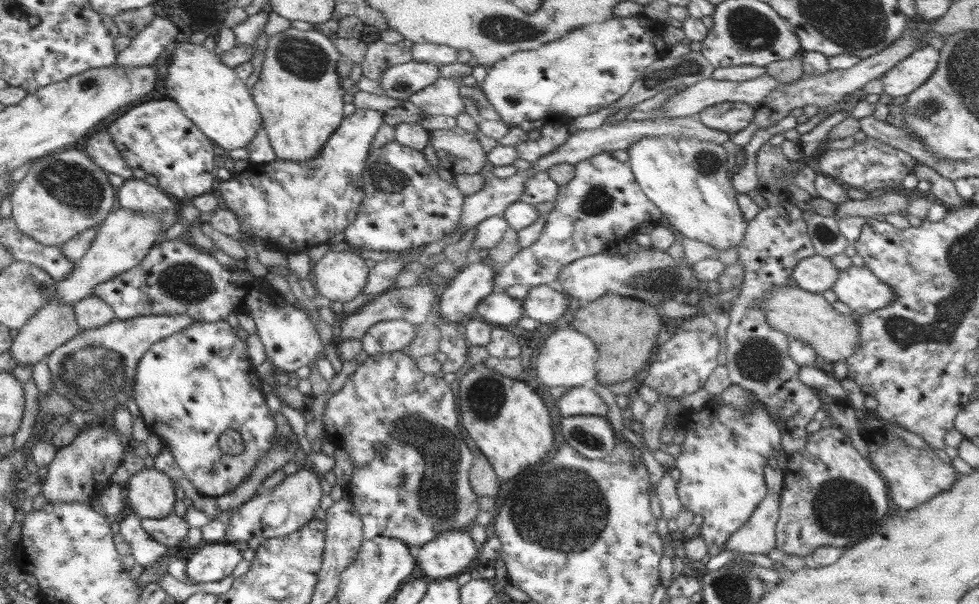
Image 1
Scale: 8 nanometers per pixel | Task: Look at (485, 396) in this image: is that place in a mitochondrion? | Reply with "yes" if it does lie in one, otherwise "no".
yes

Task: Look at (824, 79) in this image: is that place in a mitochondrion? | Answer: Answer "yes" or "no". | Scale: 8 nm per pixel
no

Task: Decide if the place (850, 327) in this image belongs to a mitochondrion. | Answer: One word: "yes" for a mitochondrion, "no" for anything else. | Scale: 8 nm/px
no

